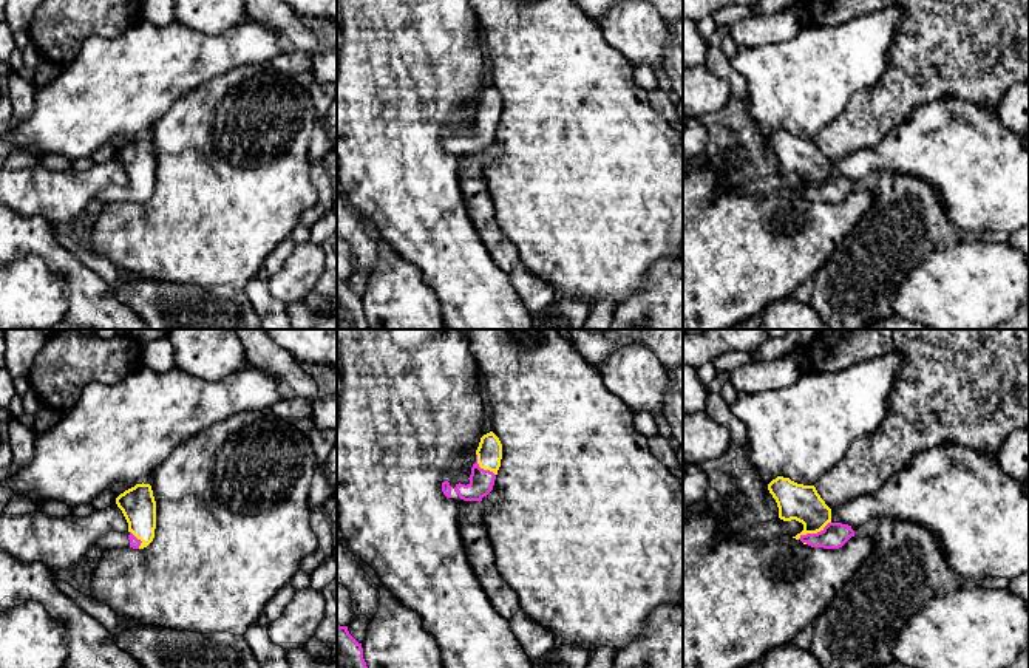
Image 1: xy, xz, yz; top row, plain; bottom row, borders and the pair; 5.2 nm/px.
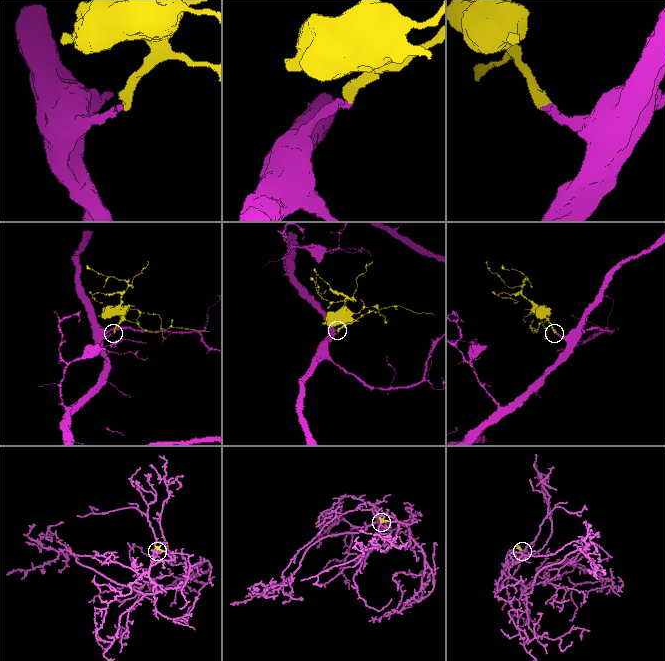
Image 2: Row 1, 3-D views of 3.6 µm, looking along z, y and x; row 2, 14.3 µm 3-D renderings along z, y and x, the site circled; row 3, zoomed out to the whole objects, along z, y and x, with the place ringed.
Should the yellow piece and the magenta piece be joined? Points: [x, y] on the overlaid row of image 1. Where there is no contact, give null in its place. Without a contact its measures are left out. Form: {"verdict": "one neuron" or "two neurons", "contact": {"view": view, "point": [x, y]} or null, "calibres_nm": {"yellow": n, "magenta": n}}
{"verdict": "one neuron", "contact": {"view": "yz", "point": [813, 532]}, "calibres_nm": {"yellow": 190, "magenta": 140}}

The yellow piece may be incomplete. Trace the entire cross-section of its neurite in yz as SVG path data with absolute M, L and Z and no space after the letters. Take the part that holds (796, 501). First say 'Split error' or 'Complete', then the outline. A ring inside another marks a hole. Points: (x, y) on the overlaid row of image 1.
Split error. M777 476L768 484L768 490L777 503L780 520L803 524L803 530L793 538L811 547L839 549L854 537L851 526L831 521L831 509L814 486Z

